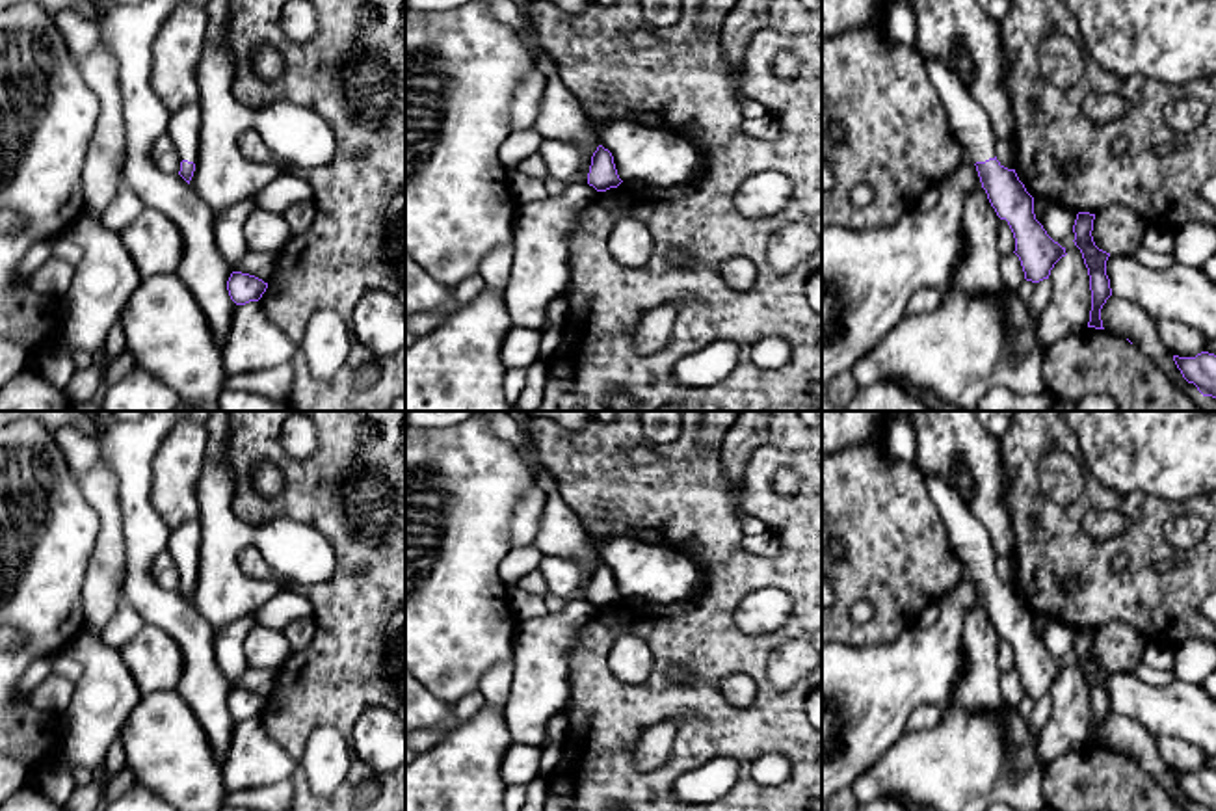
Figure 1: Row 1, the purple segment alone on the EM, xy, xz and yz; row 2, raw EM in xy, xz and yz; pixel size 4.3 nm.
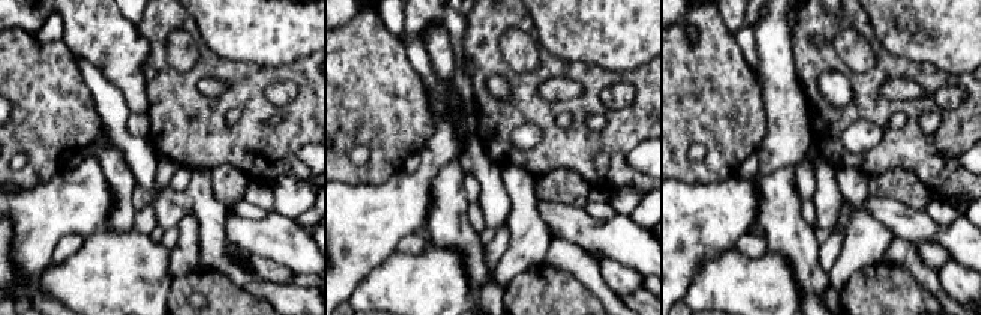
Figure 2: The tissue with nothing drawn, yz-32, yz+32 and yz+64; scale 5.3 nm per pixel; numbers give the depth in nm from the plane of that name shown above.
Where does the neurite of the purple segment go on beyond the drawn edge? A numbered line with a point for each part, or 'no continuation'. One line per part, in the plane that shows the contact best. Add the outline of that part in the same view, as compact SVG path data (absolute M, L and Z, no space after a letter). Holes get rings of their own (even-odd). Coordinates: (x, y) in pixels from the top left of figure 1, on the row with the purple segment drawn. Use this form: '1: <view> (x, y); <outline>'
1: yz (969, 121); M926 58L924 65L930 82L948 113L959 151L965 153L974 164L995 158L997 136L985 110L967 91L958 74L945 63Z

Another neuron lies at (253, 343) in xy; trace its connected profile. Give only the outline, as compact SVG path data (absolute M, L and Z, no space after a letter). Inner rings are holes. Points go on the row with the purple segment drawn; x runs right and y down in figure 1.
M258 301L236 305L221 346L221 361L229 376L268 370L292 359L296 346L264 314Z

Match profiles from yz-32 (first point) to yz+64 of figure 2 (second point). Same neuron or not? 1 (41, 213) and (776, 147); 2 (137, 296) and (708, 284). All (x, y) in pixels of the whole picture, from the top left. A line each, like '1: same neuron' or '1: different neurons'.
1: same neuron
2: same neuron

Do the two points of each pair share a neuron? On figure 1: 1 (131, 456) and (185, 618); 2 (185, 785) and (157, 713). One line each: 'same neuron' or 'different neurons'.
1: same neuron
2: same neuron

